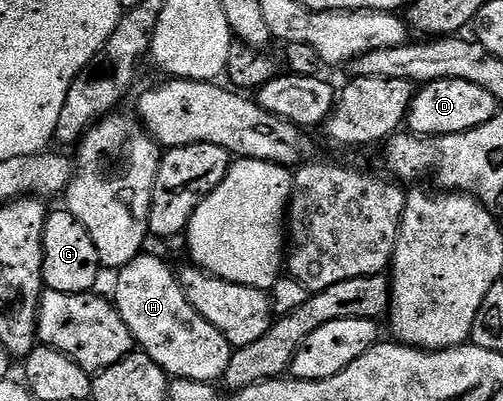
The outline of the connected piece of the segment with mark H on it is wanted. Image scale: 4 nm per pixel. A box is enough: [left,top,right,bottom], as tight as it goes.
[112,251,232,382]

